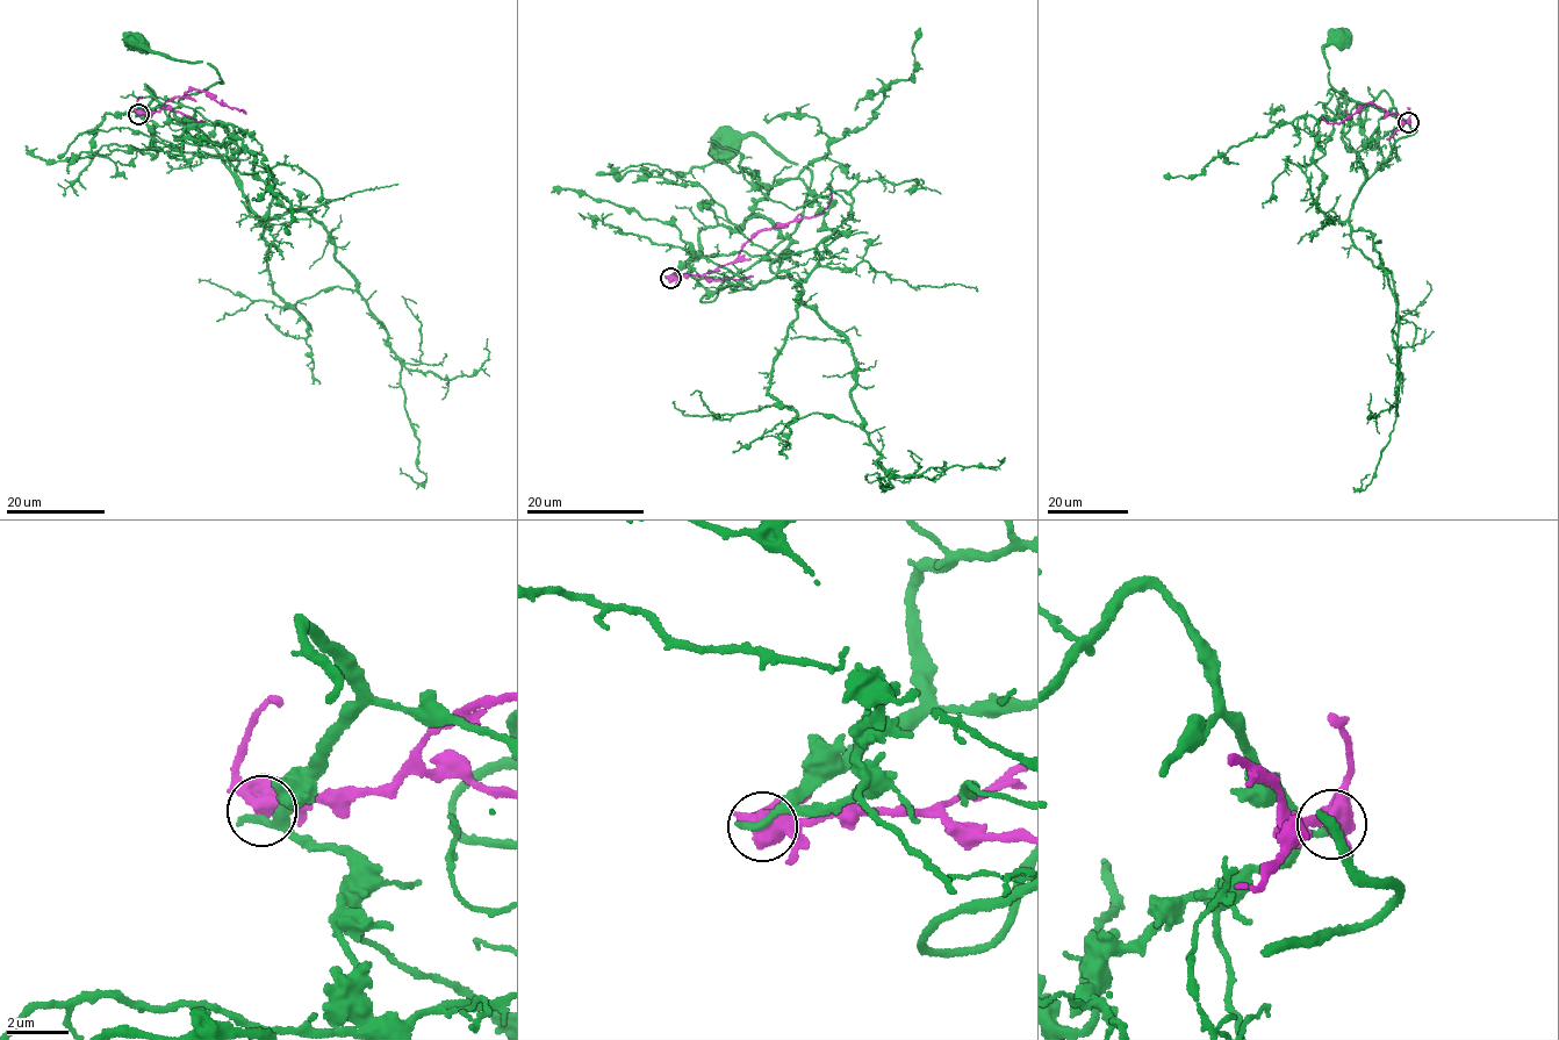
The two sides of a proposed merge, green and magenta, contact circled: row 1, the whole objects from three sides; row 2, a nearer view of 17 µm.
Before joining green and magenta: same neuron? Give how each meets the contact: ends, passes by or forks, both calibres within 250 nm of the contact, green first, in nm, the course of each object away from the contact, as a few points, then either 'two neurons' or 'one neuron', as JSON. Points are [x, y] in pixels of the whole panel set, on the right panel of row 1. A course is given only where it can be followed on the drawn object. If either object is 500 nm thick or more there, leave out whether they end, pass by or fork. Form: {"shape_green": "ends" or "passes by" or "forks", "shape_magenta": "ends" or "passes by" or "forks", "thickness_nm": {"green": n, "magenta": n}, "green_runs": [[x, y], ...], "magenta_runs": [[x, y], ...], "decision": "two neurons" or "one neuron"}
{"thickness_nm": {"green": 280, "magenta": 600}, "green_runs": [[1408, 122], [1376, 144], [1385, 160], [1396, 141], [1415, 130], [1330, 84], [1323, 48], [1340, 35]], "magenta_runs": [[1408, 121], [1403, 123], [1399, 115], [1369, 104], [1340, 123], [1321, 117]], "decision": "two neurons"}

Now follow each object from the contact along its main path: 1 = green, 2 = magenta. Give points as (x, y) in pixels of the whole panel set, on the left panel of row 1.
1: (138, 115), (152, 122), (158, 146), (212, 145), (169, 113), (222, 81), (207, 63), (151, 52), (137, 40)
2: (138, 114), (152, 114), (174, 98), (194, 90), (242, 109)

